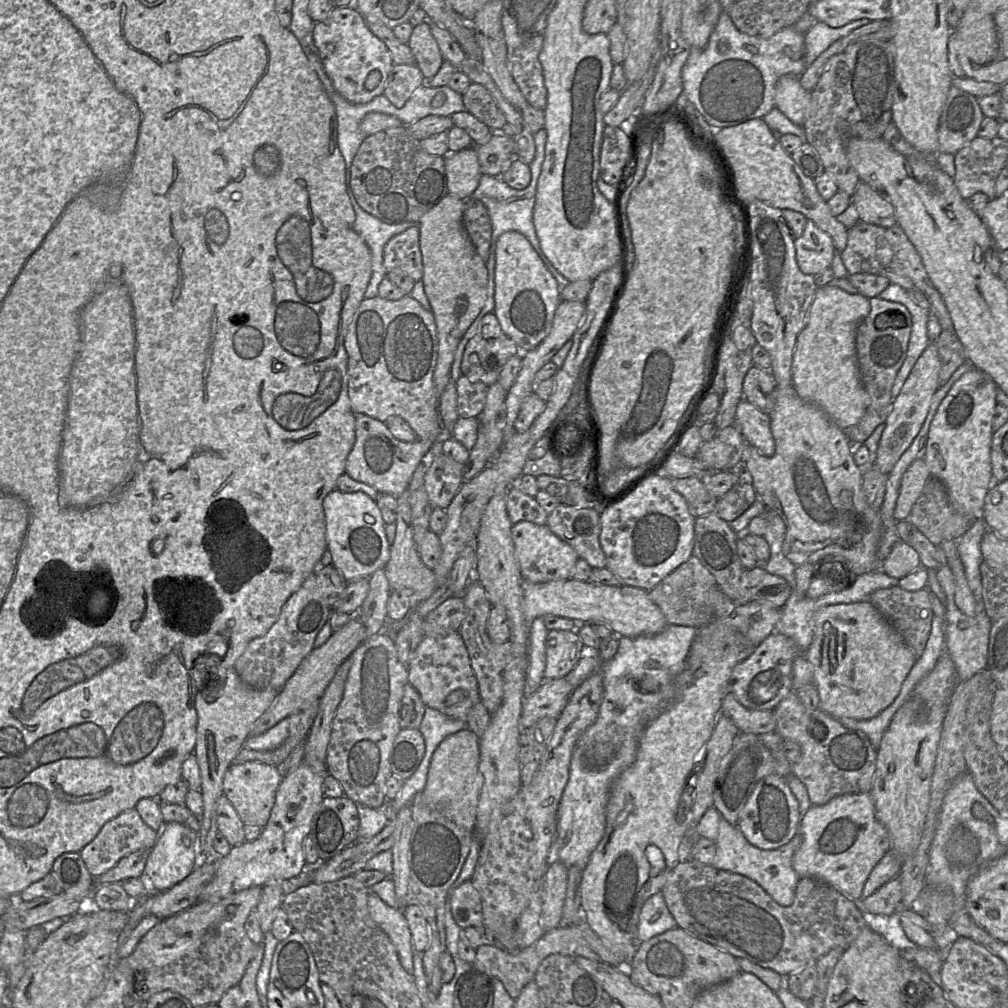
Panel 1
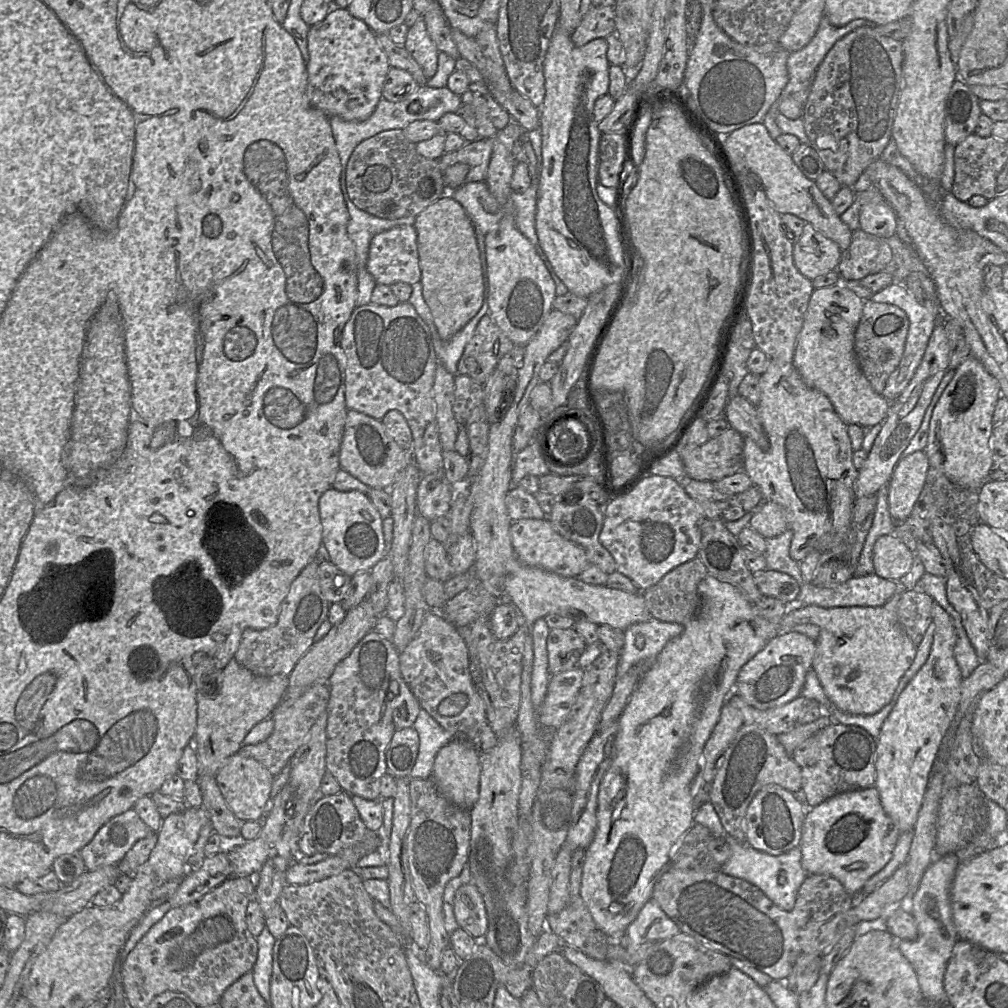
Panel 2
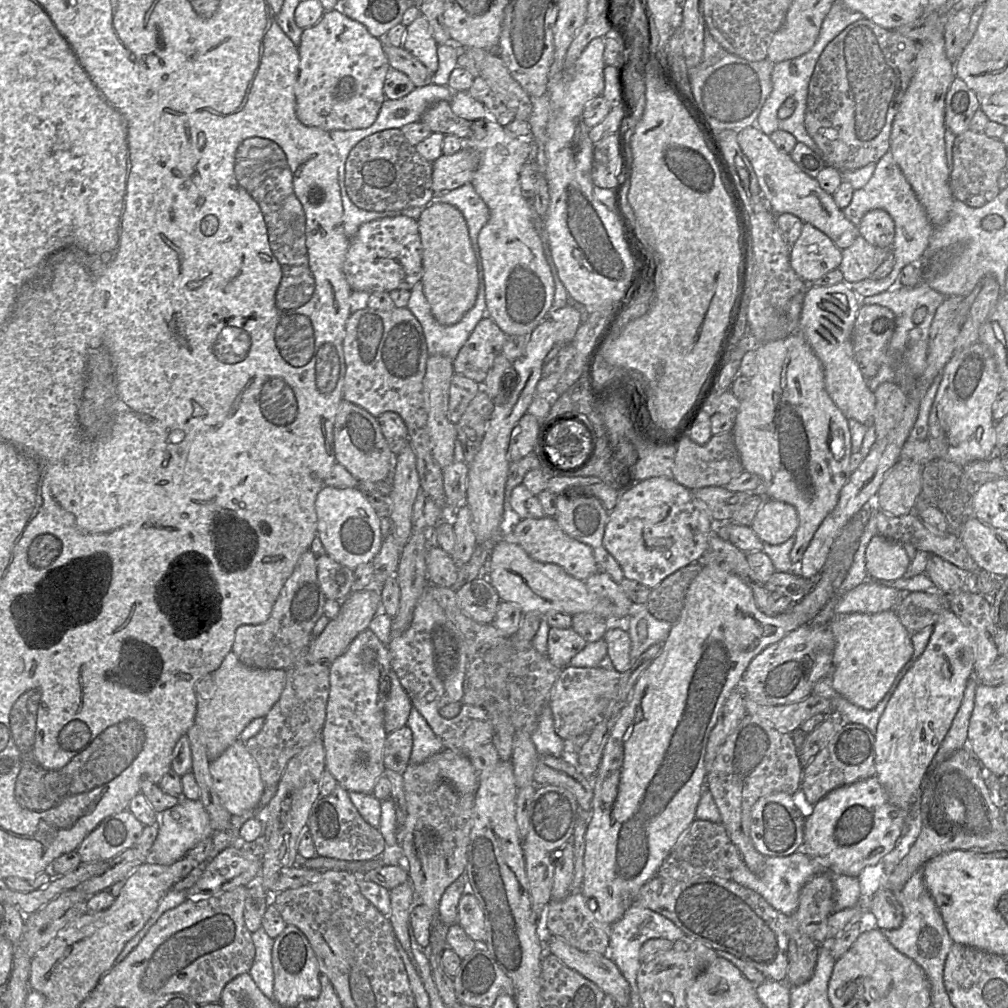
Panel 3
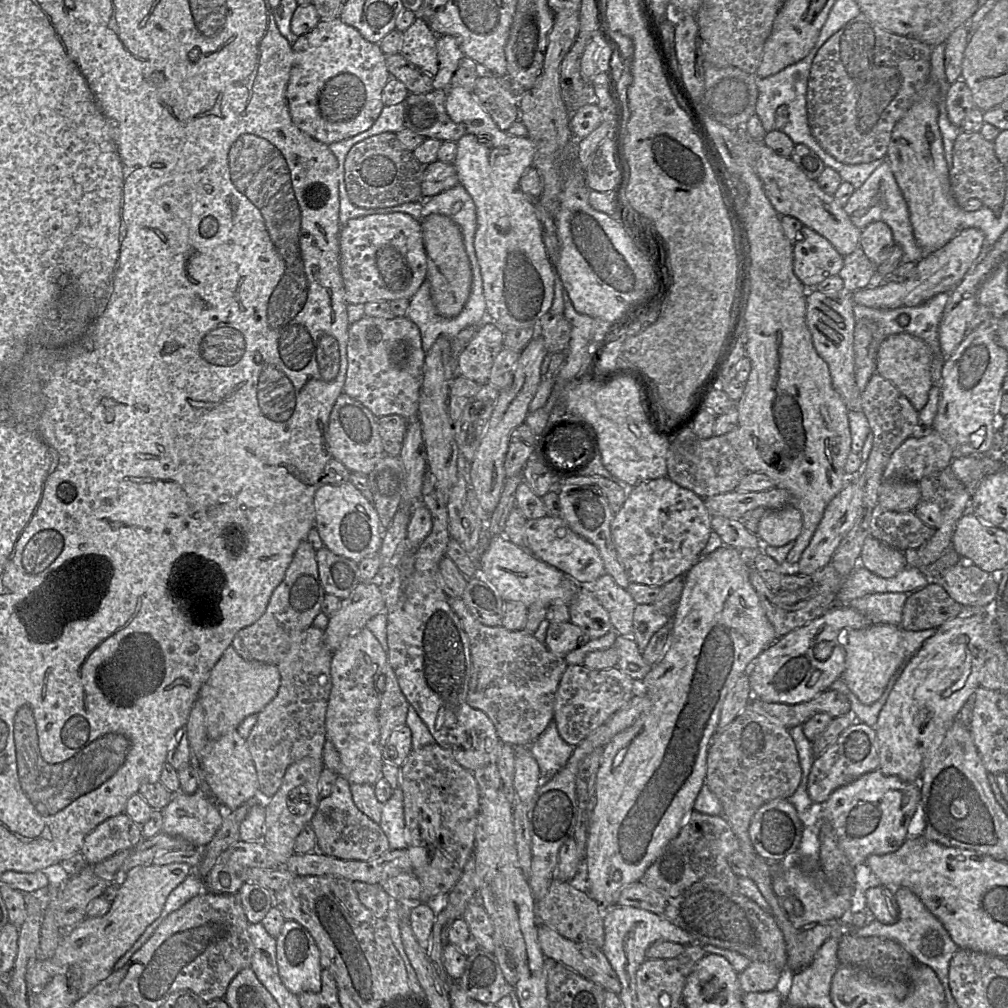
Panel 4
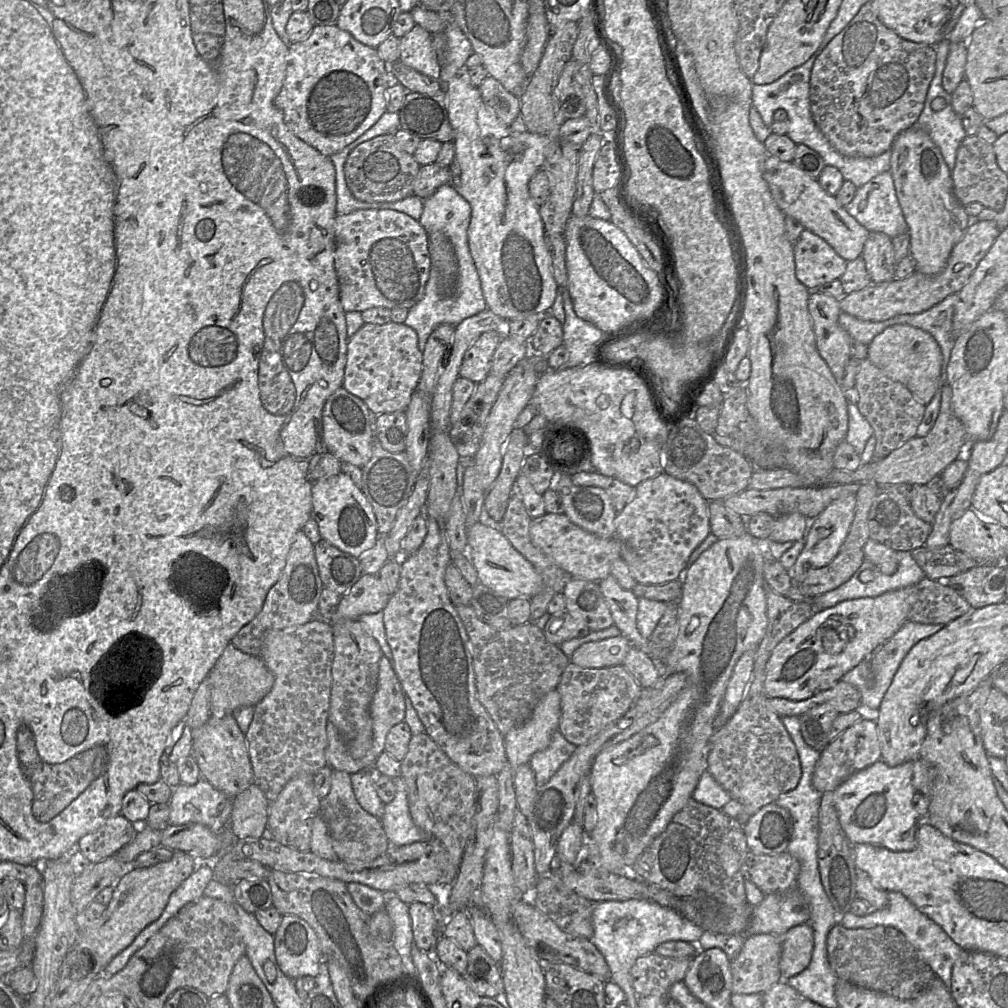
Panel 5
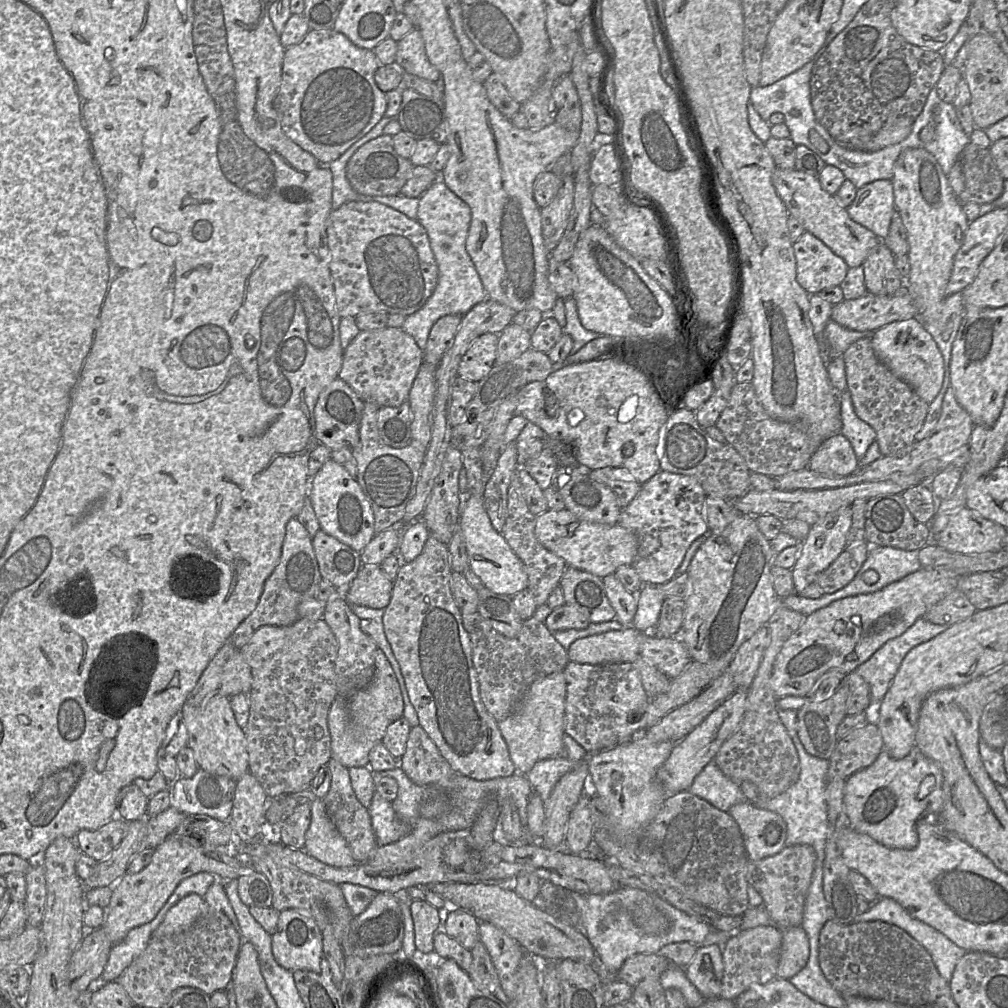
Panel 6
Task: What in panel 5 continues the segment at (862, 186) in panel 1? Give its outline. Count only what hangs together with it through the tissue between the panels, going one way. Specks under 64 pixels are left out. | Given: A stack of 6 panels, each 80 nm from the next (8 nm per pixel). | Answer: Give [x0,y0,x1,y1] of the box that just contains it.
[862,232,896,283]

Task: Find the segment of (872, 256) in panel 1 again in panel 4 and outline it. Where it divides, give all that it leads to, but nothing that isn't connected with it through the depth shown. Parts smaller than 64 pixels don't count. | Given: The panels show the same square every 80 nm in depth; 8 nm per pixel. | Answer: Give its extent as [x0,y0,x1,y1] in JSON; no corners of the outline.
[838,246,877,293]

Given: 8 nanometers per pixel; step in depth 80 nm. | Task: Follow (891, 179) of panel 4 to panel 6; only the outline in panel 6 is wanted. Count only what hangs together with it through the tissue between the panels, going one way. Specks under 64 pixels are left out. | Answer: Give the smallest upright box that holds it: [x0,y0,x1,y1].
[846,180,896,241]

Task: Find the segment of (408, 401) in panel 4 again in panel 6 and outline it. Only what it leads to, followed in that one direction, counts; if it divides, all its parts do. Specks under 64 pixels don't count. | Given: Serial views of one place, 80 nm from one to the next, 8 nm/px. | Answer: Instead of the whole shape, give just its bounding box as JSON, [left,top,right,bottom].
[339,328,424,407]

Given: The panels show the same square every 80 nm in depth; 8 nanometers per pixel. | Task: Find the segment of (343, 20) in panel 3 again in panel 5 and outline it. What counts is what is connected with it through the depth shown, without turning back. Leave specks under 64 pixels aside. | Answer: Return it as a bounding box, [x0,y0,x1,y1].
[274,24,395,157]

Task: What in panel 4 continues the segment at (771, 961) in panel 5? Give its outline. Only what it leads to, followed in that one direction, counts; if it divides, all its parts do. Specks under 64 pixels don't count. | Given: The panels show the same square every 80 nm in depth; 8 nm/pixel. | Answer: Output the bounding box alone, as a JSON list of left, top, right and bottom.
[738,961,782,993]

